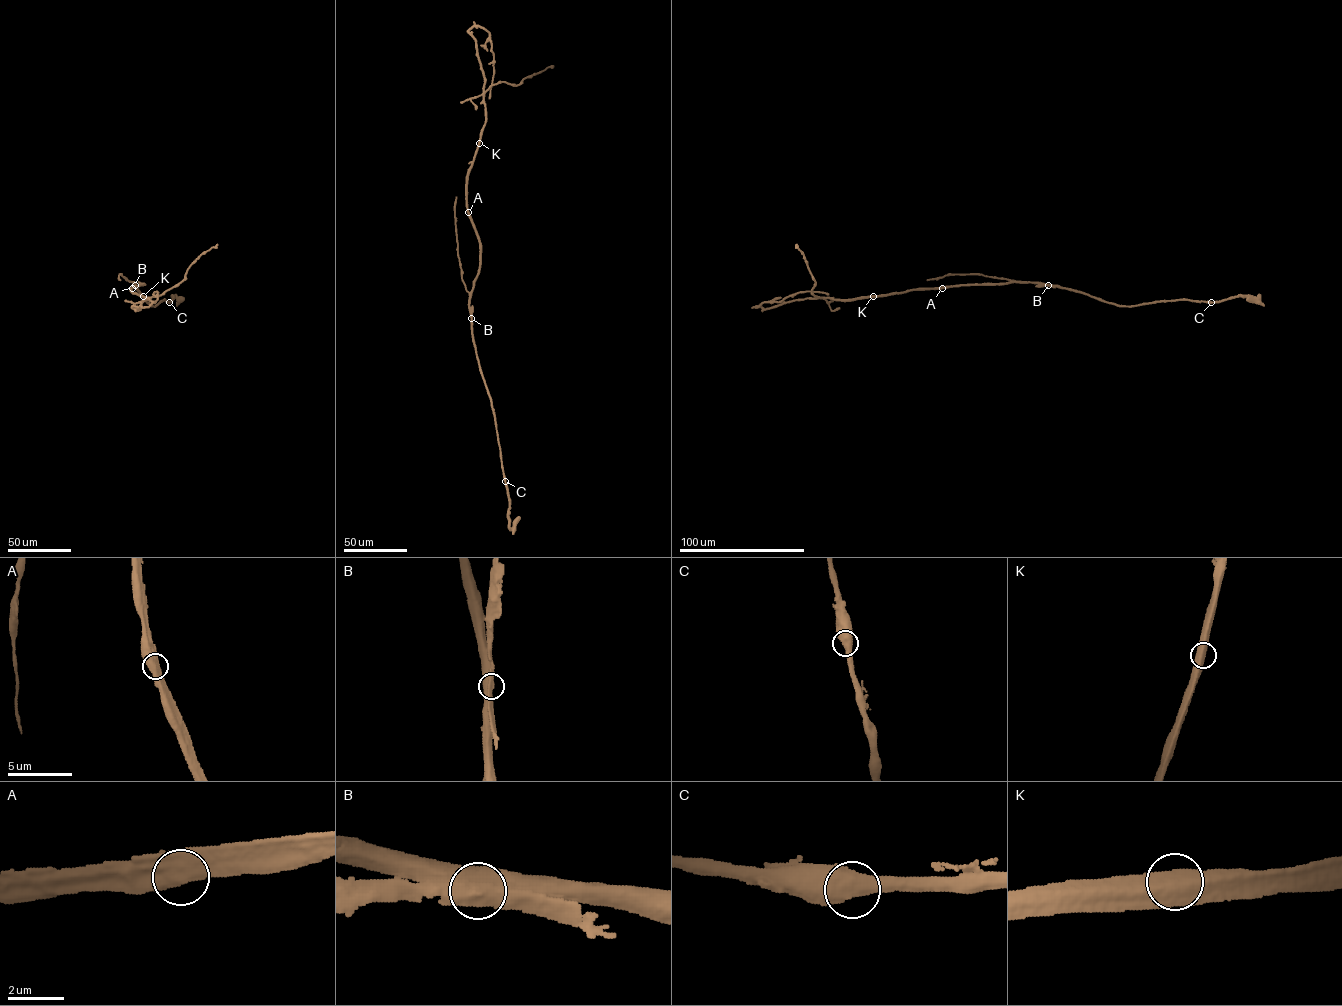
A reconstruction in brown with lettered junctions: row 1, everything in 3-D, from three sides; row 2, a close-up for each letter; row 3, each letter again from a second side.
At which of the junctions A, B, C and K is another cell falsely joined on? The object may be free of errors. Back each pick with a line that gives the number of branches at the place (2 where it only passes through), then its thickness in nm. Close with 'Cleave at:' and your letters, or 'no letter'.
B: 2 branches meet; 650 nm thick
Cleave at: B

